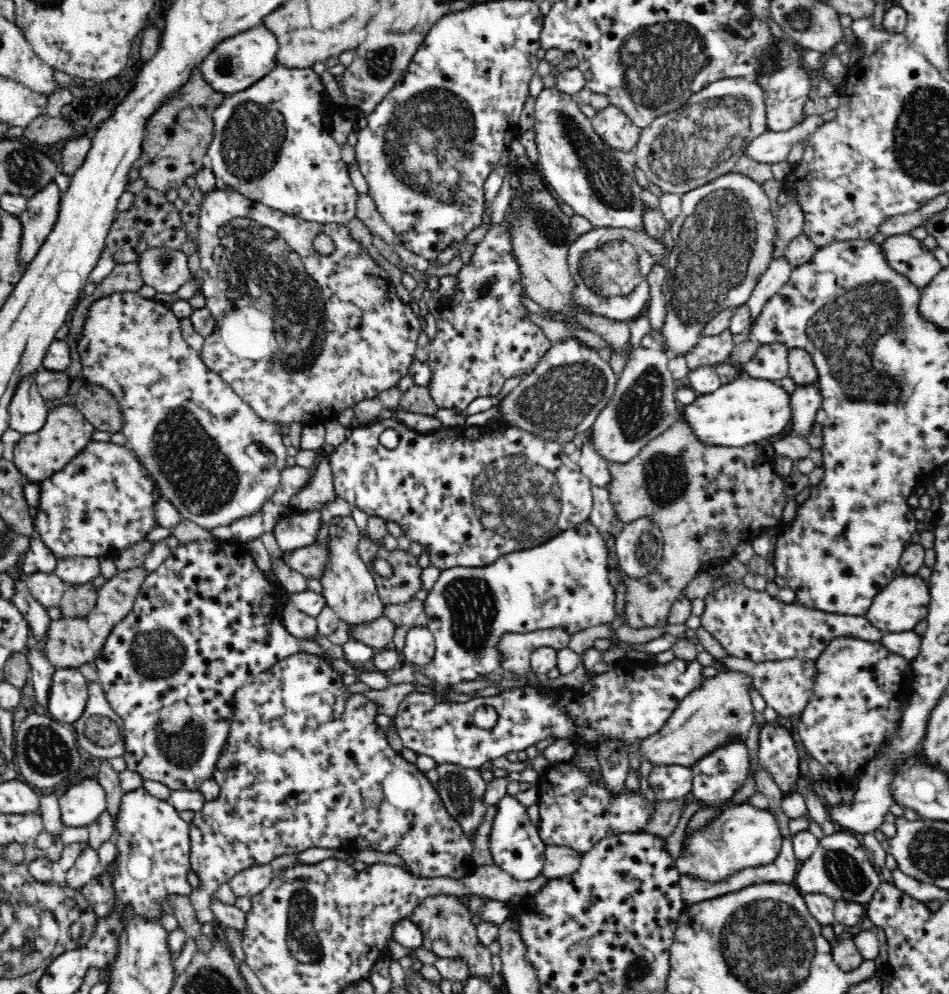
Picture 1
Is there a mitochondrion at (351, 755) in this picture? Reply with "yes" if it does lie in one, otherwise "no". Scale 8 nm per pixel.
no

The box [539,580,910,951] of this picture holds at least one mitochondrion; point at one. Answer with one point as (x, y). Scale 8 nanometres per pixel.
(844, 871)

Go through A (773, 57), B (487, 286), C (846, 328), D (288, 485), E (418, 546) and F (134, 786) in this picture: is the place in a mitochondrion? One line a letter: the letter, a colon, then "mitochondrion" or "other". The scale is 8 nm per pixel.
A: other
B: mitochondrion
C: mitochondrion
D: other
E: other
F: other

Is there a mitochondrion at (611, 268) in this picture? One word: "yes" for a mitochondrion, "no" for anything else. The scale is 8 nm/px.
yes

